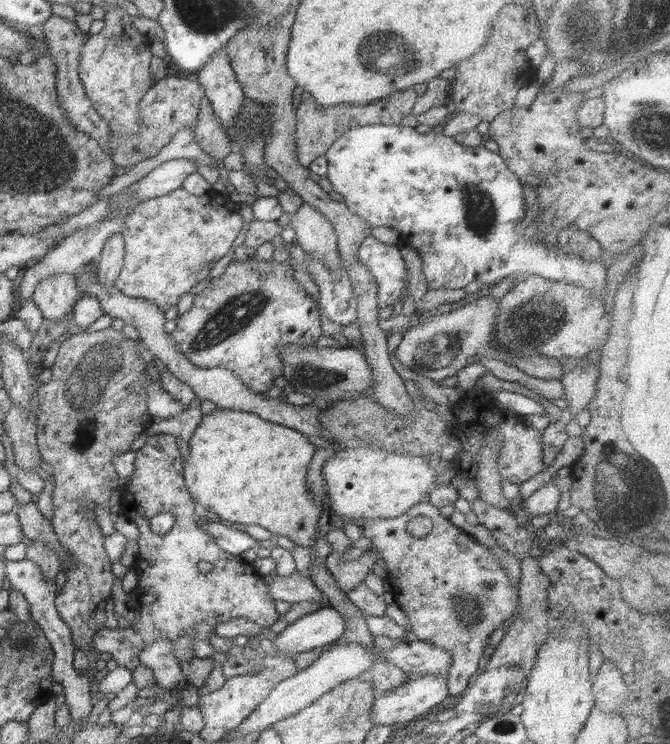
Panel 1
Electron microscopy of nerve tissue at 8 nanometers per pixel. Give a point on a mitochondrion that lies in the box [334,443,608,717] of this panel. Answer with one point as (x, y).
(467, 608)

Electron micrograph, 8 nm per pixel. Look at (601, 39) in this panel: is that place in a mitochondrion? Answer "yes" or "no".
yes

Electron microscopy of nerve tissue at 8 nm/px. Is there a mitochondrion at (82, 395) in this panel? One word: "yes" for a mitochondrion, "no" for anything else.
yes

